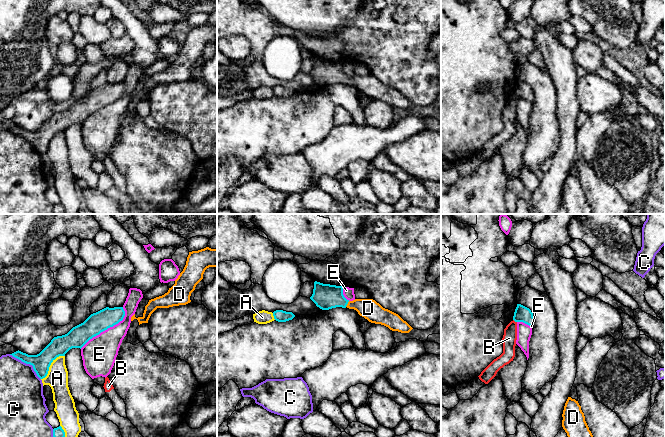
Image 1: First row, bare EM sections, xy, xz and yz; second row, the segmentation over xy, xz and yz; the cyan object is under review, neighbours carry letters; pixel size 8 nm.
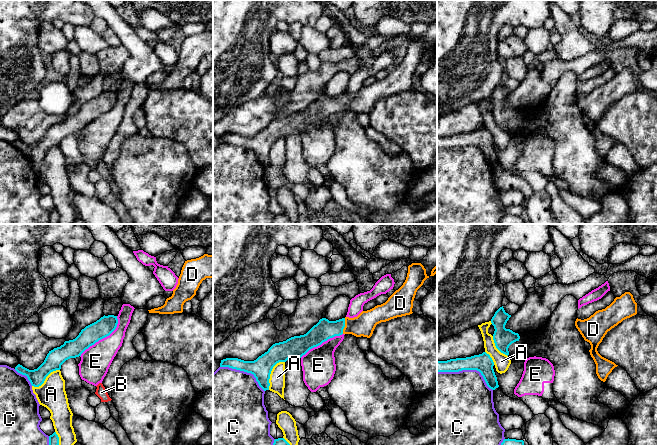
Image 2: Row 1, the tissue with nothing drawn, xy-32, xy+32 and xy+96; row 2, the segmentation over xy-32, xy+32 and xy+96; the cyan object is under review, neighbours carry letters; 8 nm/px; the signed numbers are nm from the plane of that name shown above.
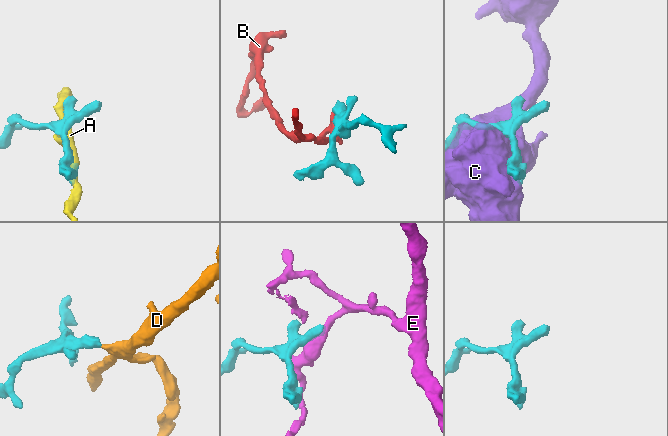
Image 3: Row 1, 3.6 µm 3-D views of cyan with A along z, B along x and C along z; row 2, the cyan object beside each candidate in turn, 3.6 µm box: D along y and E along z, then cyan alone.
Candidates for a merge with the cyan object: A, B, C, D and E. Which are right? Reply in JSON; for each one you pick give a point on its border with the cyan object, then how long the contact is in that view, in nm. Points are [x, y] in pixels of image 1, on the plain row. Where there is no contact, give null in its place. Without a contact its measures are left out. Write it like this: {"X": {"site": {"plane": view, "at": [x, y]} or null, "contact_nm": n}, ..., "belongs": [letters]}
{"D": {"site": {"plane": "xz", "at": [347, 79]}, "contact_nm": 60}, "belongs": ["D"]}

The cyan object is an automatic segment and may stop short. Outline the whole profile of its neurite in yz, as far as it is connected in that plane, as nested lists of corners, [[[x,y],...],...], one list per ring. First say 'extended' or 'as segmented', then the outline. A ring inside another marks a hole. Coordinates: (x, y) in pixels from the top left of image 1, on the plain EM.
as segmented | [[[517,80],[514,88],[513,96],[515,98],[523,98],[529,102],[533,102],[534,93],[531,86],[521,80]]]

